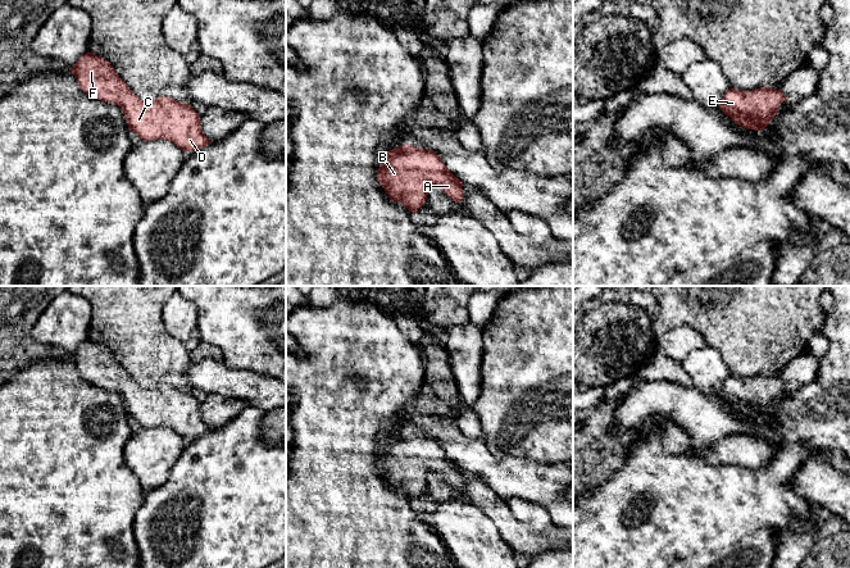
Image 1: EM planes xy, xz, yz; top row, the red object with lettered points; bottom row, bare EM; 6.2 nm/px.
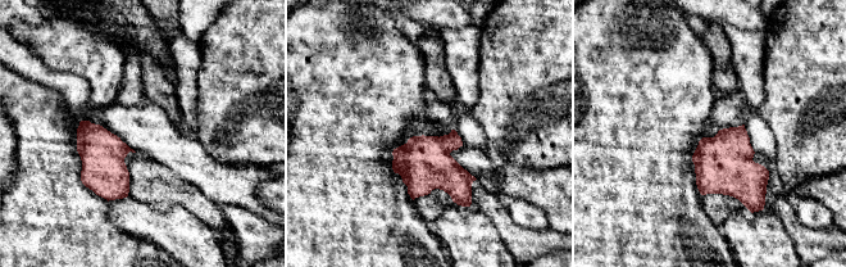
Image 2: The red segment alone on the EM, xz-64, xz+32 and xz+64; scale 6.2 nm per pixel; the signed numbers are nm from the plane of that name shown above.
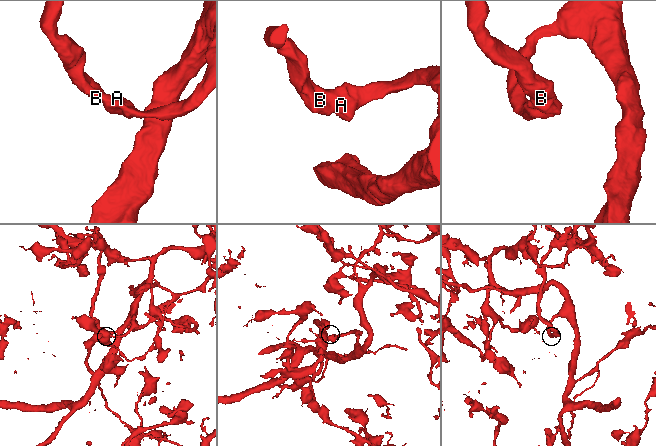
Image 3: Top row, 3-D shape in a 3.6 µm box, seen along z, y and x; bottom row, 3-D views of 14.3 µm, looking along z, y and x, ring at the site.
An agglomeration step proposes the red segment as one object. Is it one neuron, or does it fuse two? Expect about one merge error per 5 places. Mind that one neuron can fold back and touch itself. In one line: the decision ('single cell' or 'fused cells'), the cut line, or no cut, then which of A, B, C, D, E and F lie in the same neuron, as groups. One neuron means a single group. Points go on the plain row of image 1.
single cell; no cut; A B C D E F

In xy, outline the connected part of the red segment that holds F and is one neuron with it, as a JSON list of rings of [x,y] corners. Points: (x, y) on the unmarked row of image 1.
[[[88,338],[69,358],[88,383],[121,394],[129,418],[142,428],[167,427],[183,440],[212,431],[191,392],[167,383],[141,387],[104,345]]]

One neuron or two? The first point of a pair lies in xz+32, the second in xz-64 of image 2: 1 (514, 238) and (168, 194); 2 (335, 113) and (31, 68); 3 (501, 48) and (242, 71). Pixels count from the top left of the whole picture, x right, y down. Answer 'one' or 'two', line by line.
1: one
2: two
3: one

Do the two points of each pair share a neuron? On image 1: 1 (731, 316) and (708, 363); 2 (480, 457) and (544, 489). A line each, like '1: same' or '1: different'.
1: different
2: same

